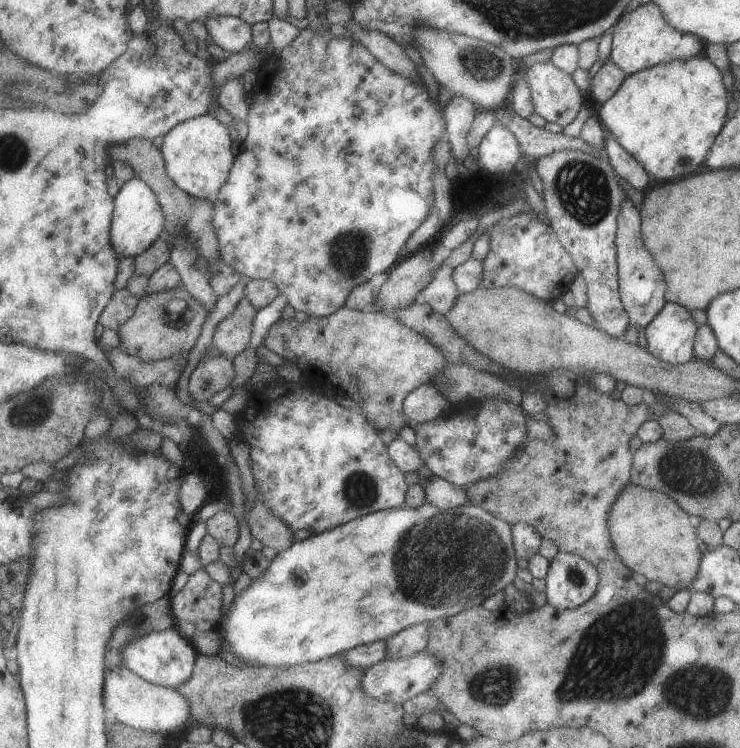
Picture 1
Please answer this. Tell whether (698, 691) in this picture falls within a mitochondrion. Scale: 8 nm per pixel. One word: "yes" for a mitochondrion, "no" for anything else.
yes

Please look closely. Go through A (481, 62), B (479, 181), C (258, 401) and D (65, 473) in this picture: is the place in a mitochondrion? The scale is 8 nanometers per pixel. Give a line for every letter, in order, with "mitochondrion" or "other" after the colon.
A: mitochondrion
B: other
C: other
D: other

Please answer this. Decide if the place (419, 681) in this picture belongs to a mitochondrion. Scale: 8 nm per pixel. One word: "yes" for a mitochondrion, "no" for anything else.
no

